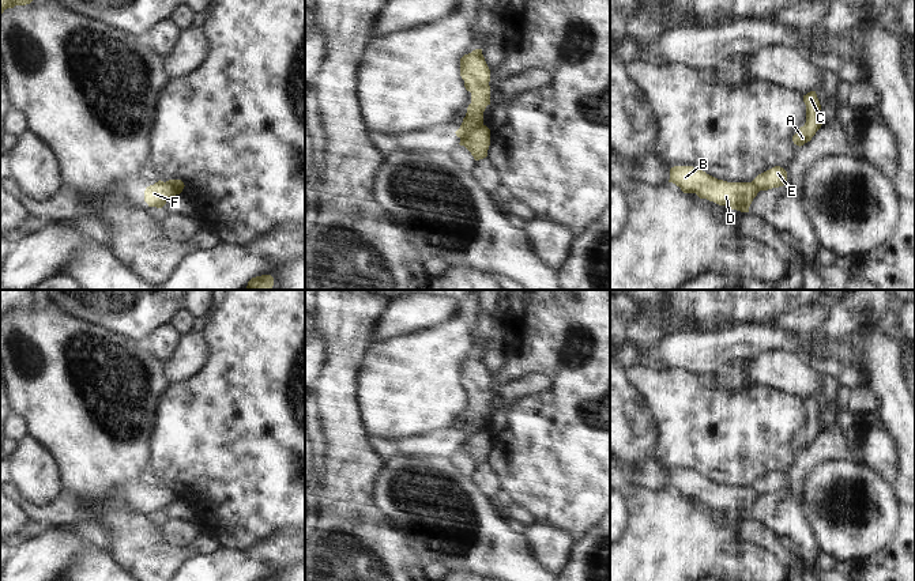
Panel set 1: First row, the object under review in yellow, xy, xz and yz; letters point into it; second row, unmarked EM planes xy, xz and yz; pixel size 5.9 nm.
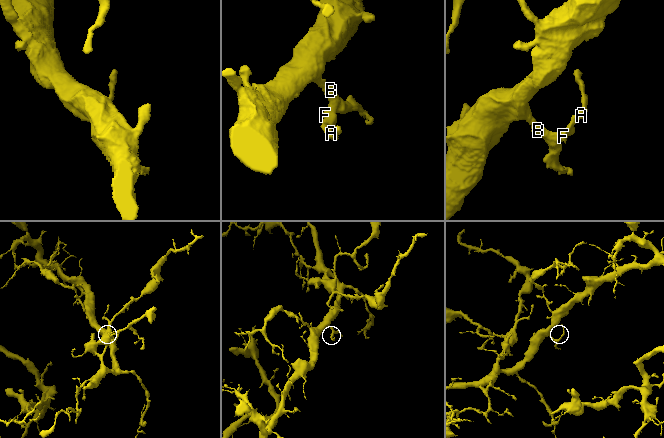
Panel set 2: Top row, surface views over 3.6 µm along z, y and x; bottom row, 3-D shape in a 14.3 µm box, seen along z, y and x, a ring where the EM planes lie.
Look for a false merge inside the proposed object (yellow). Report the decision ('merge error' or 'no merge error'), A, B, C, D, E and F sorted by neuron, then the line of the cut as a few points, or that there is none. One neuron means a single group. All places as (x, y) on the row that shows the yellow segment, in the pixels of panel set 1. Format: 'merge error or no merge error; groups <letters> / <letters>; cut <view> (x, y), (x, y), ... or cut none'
merge error; groups A C E / B D F; cut xz (482, 124), (469, 129), (460, 138)

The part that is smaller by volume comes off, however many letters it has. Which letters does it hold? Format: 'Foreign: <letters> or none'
Foreign: A, C, E

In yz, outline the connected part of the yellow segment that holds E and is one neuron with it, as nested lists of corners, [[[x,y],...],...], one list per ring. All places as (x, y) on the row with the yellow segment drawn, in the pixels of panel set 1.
[[[775,166],[761,174],[758,174],[752,182],[758,190],[768,190],[772,188],[783,186],[787,181],[787,171]]]

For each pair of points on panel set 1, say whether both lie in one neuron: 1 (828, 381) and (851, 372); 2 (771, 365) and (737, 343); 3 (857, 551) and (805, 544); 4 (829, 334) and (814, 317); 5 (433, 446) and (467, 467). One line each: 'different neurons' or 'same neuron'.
1: different neurons
2: different neurons
3: different neurons
4: different neurons
5: different neurons

